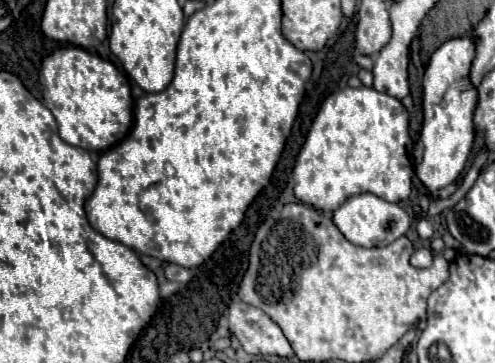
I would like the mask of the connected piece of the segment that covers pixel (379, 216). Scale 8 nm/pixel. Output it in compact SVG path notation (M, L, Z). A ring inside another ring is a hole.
M358 194L352 196L346 204L342 204L336 212L334 212L334 224L338 226L338 230L352 242L364 248L374 248L374 246L388 246L390 242L394 242L396 238L404 236L408 232L408 228L412 226L412 216L402 210L398 204L386 202L374 194Z

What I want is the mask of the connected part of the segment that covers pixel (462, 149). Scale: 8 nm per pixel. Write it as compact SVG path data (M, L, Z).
M472 36L454 38L444 42L430 58L424 74L424 124L420 140L424 144L422 162L416 166L416 176L432 198L452 184L468 162L468 154L474 142L472 114L476 106L476 88L468 82L468 68L474 58Z

